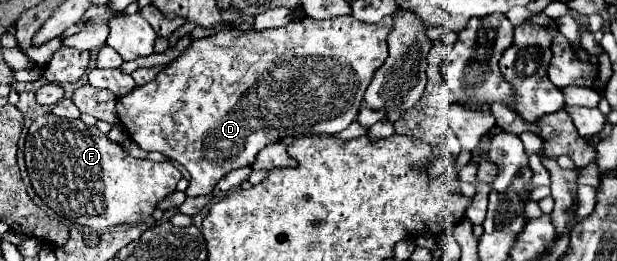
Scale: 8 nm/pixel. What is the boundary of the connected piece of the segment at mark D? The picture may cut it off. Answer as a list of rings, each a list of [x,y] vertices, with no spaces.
[[[336,16],[332,22],[320,22],[314,18],[304,18],[302,22],[290,22],[284,28],[272,28],[262,32],[242,32],[242,30],[224,30],[214,36],[192,40],[192,44],[168,66],[164,68],[152,82],[144,86],[136,86],[130,94],[118,98],[116,102],[116,114],[122,124],[122,128],[128,132],[128,136],[142,148],[142,150],[156,150],[162,152],[166,158],[176,160],[182,164],[190,174],[190,184],[186,188],[186,196],[212,196],[218,180],[226,176],[230,170],[252,166],[256,160],[256,154],[272,140],[294,140],[302,136],[316,136],[316,134],[328,134],[334,136],[350,126],[352,120],[356,120],[364,92],[374,76],[374,72],[384,64],[388,58],[388,44],[386,38],[392,30],[392,16],[384,16],[384,20],[376,24],[362,24],[358,20],[352,20],[352,16]]]

